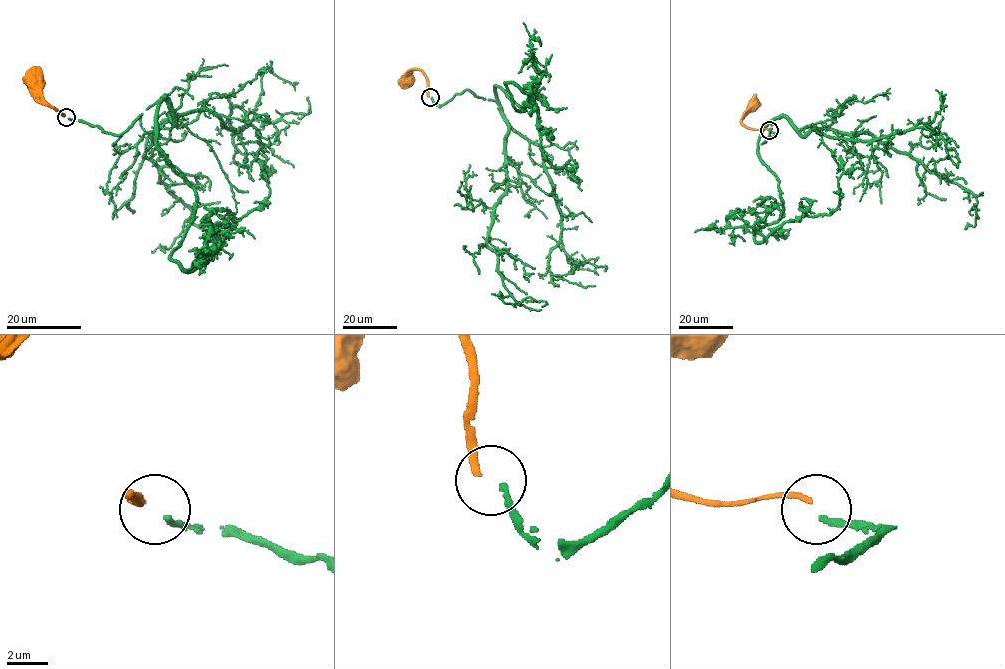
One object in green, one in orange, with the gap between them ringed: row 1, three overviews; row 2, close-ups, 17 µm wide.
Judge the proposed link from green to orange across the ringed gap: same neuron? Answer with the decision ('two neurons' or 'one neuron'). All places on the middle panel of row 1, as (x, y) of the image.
two neurons

